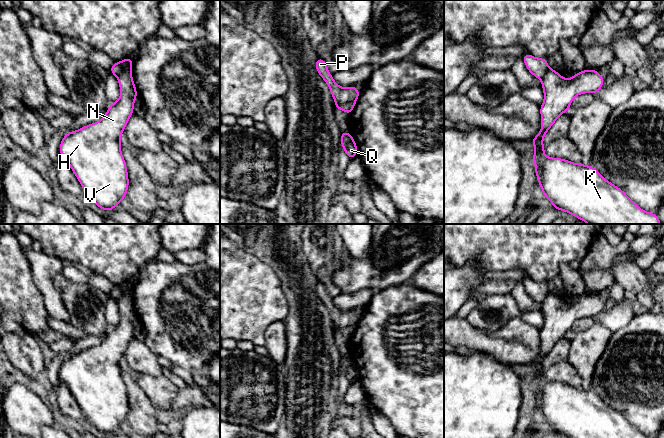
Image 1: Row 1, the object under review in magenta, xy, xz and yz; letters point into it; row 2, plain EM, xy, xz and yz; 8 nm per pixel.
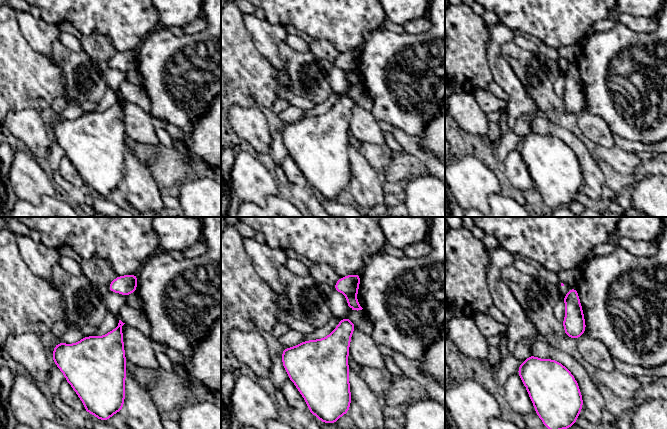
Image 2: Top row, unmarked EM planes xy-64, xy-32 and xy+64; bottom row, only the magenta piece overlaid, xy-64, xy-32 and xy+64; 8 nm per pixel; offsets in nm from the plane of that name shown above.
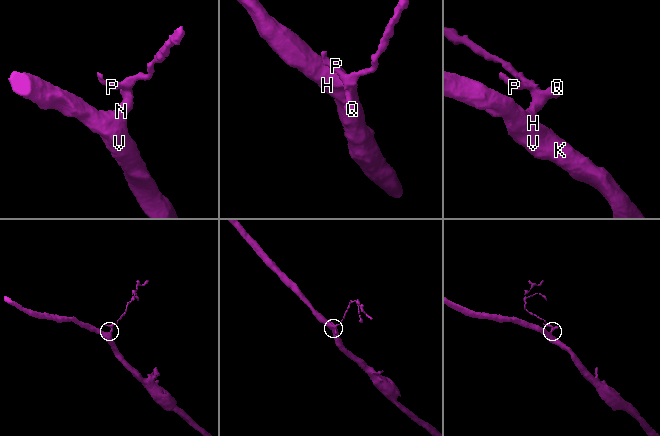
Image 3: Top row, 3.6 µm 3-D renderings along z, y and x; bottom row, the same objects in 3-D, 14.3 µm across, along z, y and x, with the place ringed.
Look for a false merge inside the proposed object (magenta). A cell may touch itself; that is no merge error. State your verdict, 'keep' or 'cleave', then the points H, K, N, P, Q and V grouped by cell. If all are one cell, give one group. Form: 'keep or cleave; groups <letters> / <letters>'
cleave; groups H K N Q V / P

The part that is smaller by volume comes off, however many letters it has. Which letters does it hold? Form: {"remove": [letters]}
{"remove": ["P"]}

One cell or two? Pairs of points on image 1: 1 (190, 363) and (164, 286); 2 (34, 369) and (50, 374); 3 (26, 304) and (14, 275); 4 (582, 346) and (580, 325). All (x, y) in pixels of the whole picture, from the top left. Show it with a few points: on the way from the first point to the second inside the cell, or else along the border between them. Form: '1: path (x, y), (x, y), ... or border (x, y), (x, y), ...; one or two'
1: path (189, 344), (186, 339), (186, 319), (177, 305); one
2: border (46, 368), (44, 380); two
3: path (19, 297), (14, 292), (14, 282); one
4: border (595, 321), (587, 328), (570, 336); two

